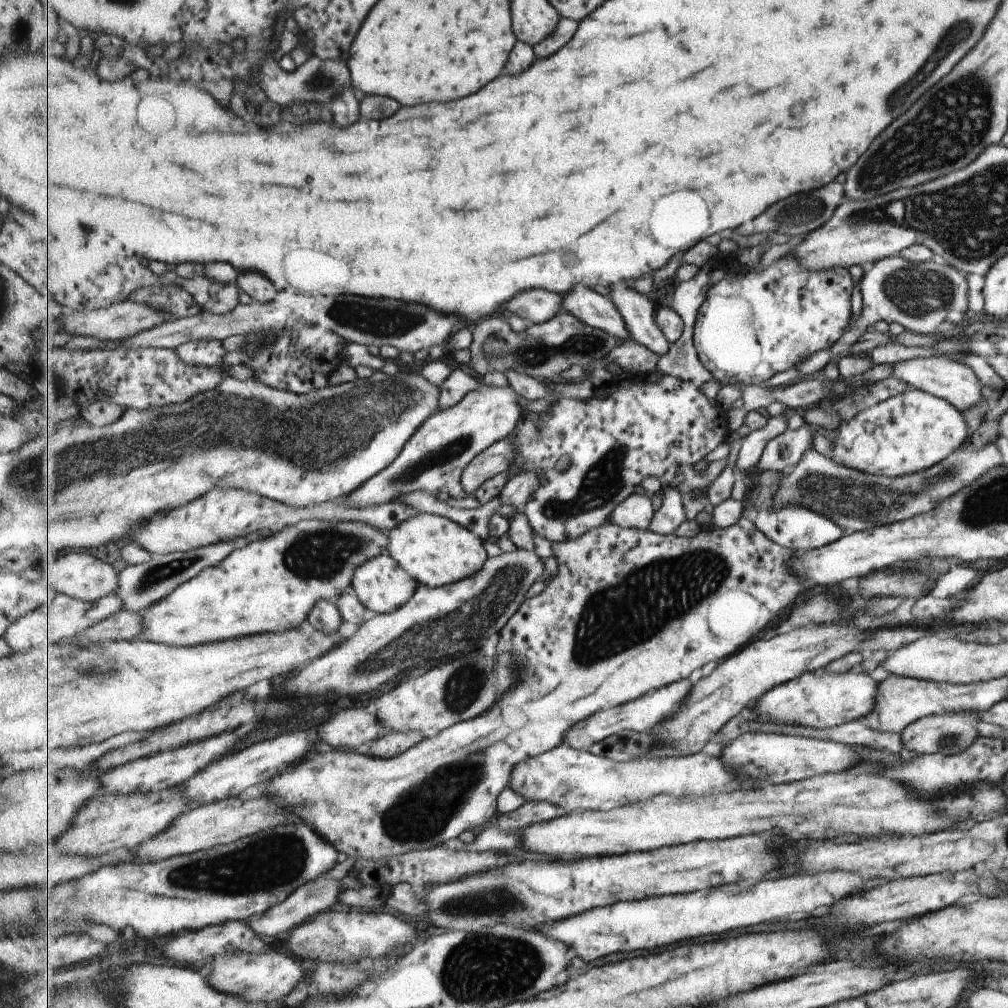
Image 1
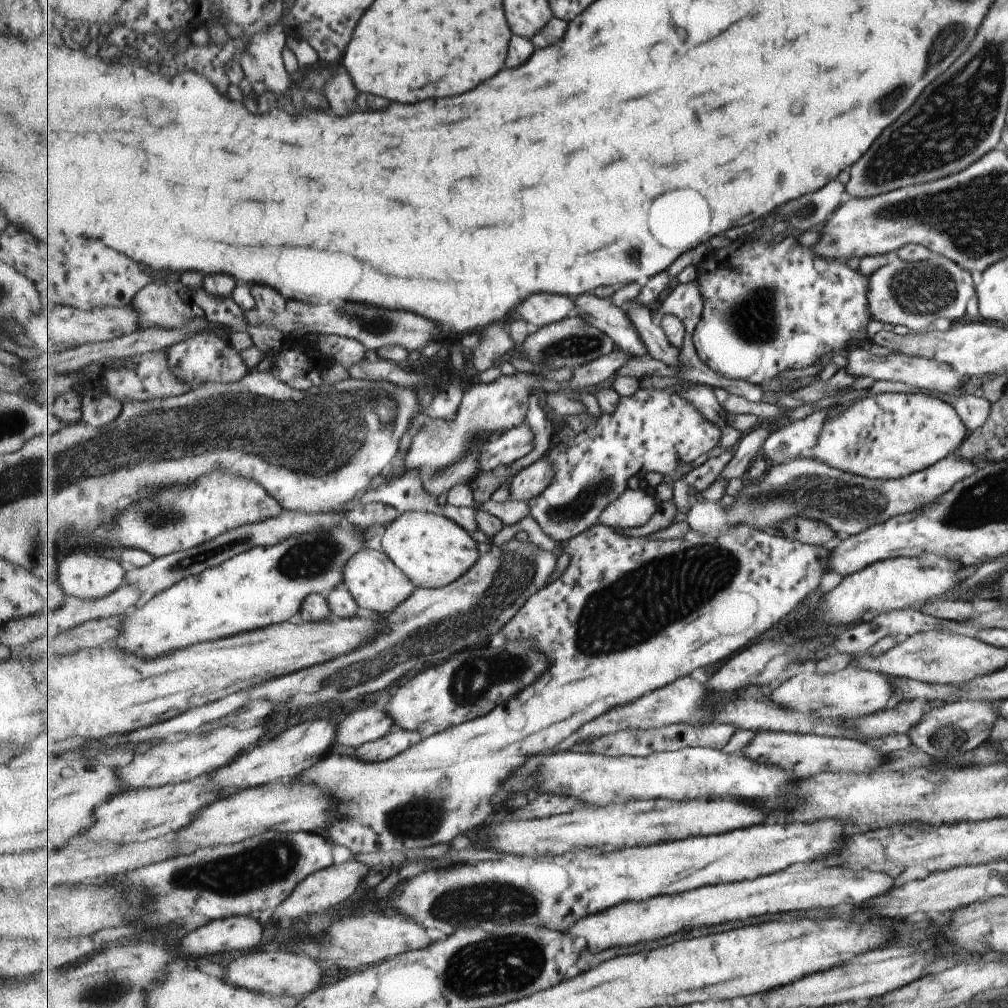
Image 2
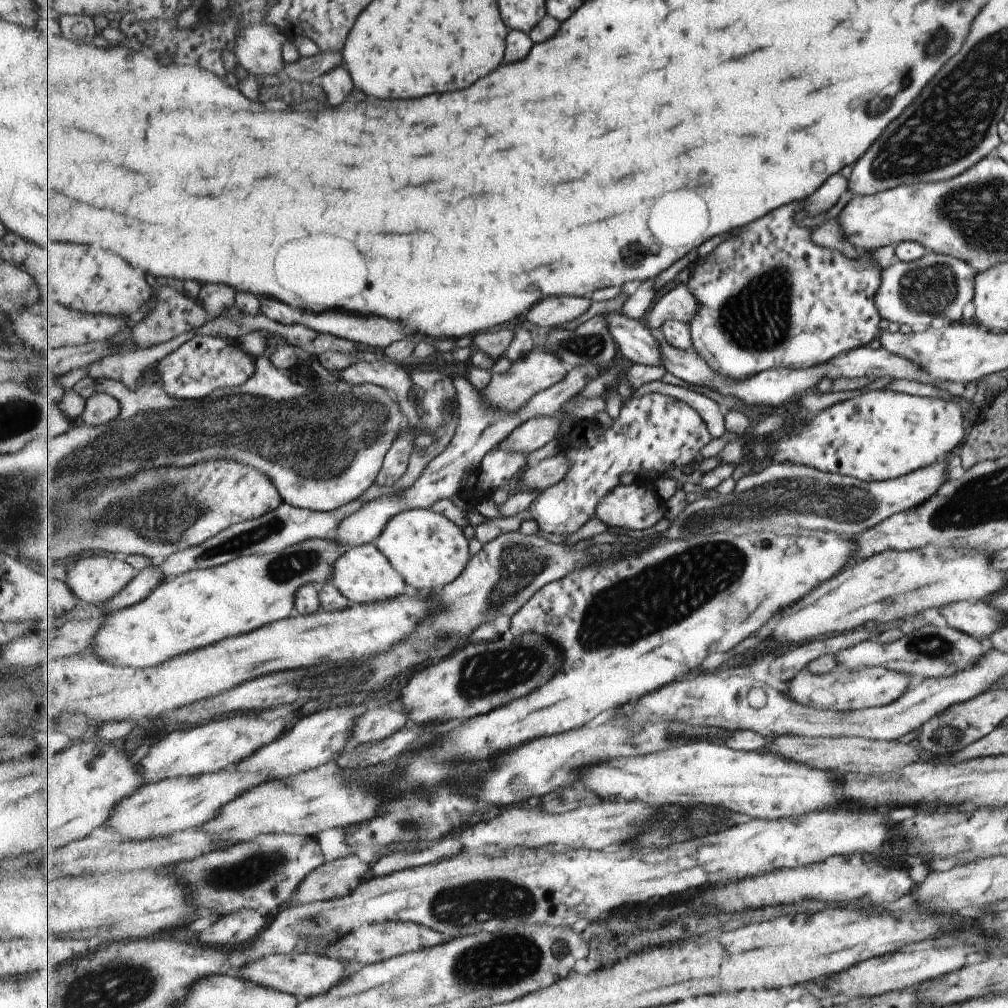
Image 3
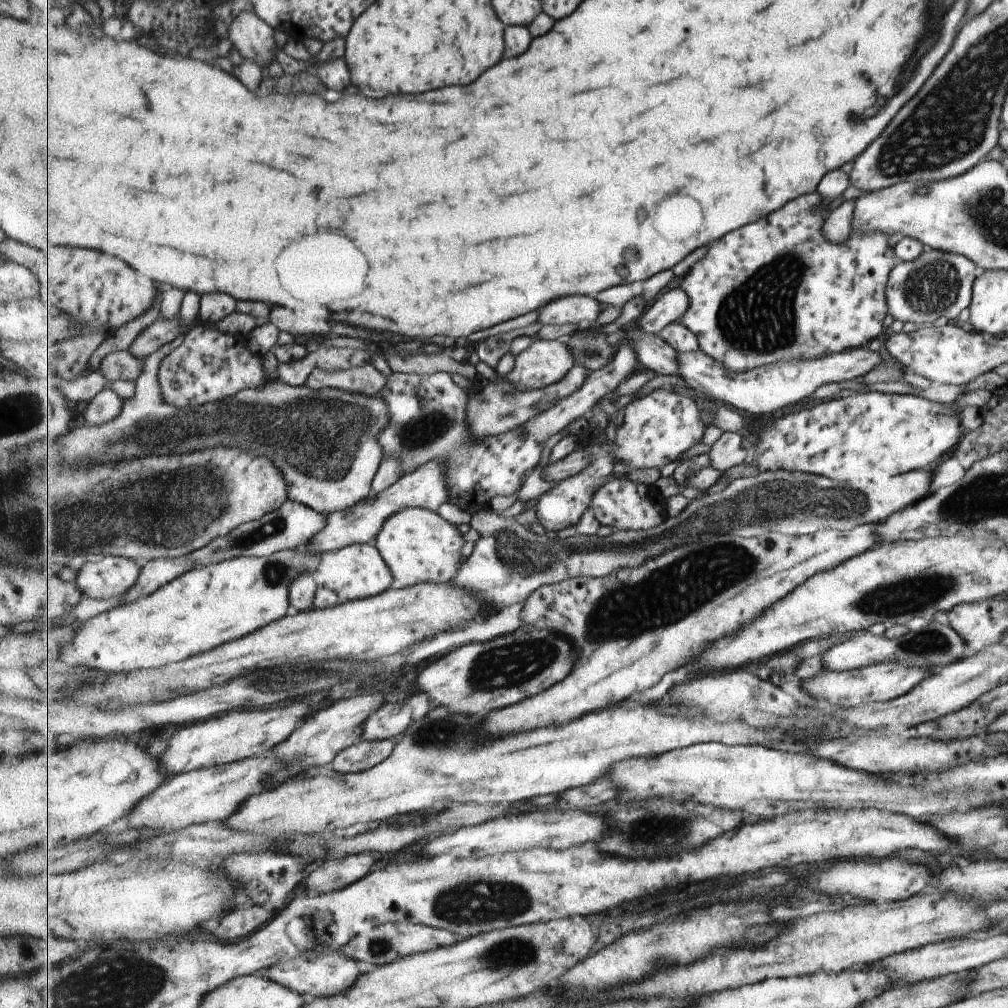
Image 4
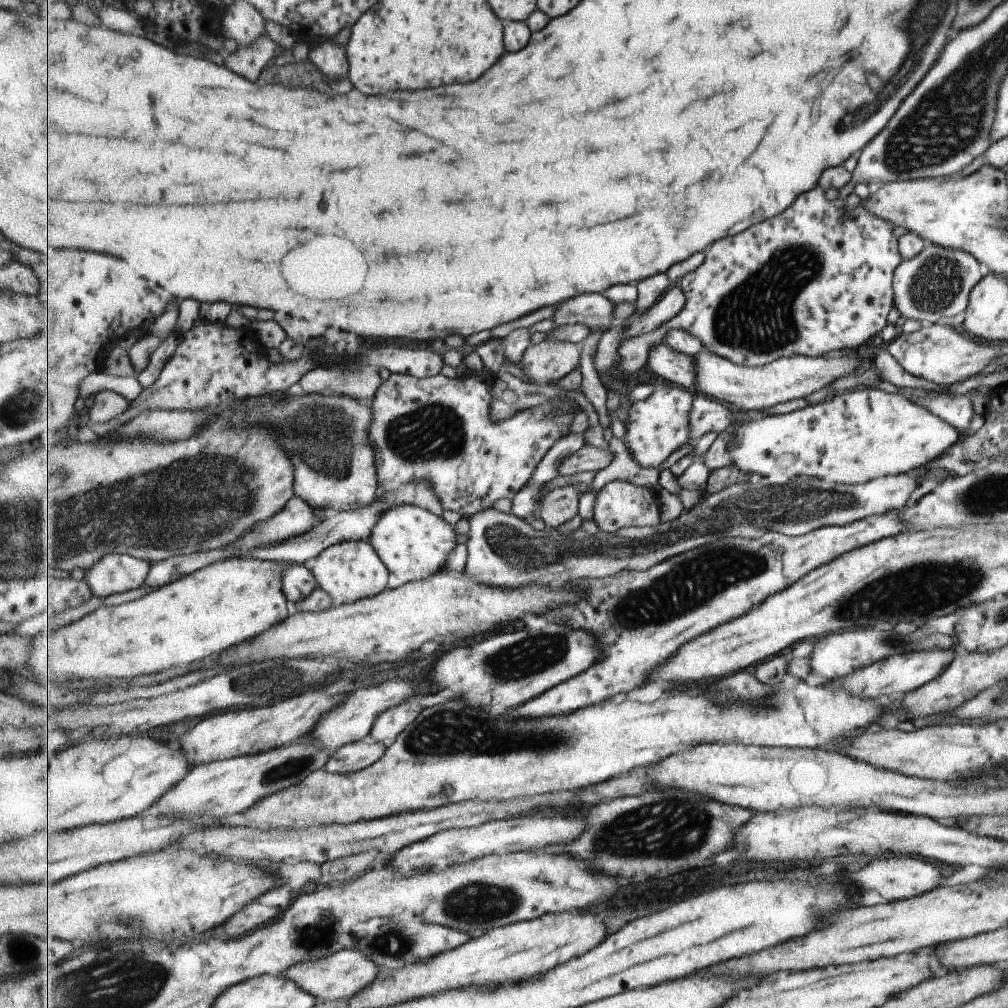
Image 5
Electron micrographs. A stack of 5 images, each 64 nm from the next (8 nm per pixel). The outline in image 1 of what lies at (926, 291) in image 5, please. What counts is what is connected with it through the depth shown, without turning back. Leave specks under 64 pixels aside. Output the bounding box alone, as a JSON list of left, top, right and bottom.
[857,255,967,335]

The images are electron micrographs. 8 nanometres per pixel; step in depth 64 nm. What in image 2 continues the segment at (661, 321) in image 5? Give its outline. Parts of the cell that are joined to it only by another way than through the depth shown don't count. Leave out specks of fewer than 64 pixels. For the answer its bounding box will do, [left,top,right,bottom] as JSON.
[655,281,704,337]

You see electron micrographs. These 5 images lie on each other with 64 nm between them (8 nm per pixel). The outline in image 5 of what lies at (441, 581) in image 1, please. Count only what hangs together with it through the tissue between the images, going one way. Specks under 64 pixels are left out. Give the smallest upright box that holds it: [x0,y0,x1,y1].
[369,505,457,584]

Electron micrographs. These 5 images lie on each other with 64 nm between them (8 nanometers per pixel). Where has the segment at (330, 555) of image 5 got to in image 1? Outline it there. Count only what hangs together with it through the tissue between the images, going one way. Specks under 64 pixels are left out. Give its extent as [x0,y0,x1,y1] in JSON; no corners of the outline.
[353,555,420,613]

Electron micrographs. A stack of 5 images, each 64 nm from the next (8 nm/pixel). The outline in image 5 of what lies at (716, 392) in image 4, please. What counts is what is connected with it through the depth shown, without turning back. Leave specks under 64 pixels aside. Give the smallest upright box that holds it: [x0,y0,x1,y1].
[693,349,864,410]

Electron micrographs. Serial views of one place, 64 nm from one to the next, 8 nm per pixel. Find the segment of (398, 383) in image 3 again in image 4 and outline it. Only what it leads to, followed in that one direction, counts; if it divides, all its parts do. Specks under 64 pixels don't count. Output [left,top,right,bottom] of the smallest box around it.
[303,363,390,396]

